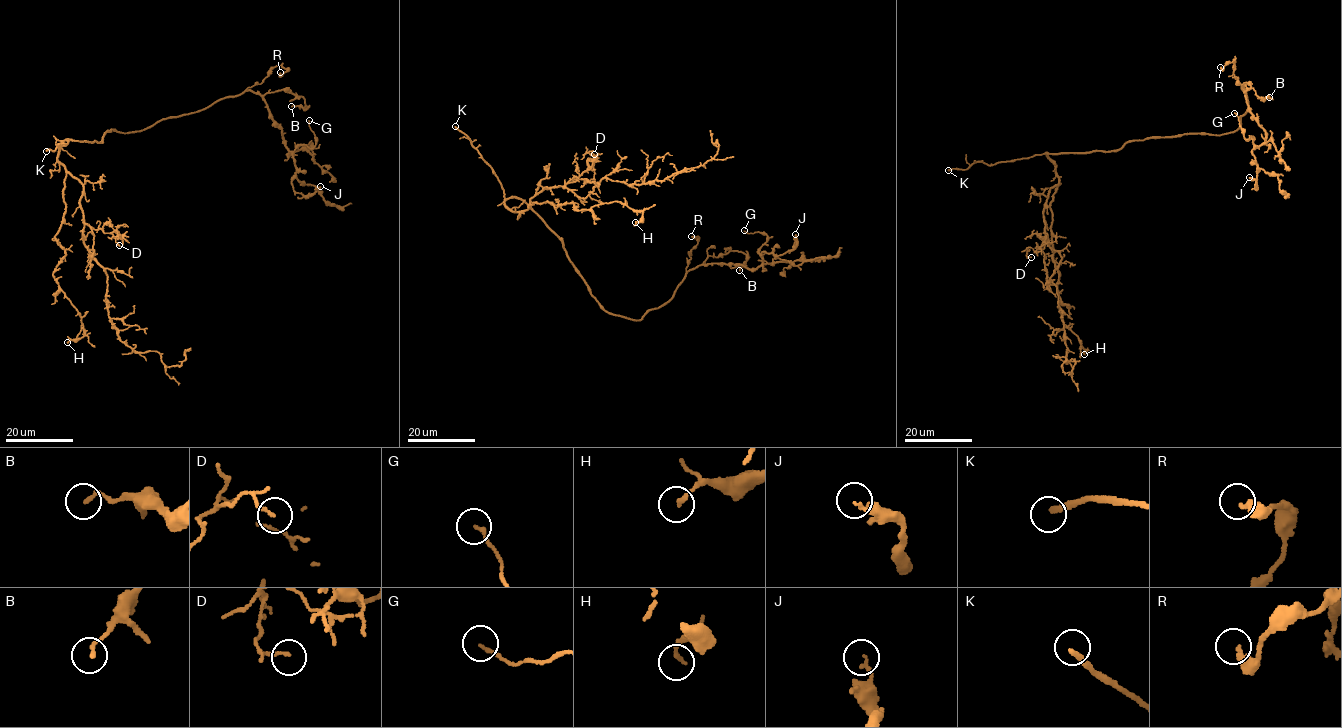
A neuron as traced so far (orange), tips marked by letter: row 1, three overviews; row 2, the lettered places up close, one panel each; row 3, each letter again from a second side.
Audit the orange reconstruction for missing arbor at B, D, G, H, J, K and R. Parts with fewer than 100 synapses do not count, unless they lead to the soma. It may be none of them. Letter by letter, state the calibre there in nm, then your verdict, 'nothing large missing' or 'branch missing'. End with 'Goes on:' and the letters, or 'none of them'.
B: 160 nm | nothing large missing
D: 110 nm | nothing large missing
G: 140 nm | nothing large missing
H: 170 nm | nothing large missing
J: 140 nm | nothing large missing
K: 220 nm | branch missing
R: 360 nm | nothing large missing
Goes on: K

